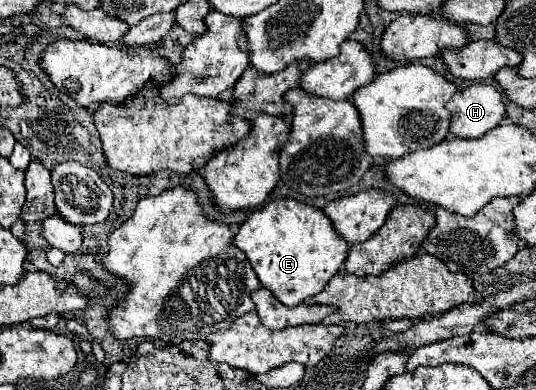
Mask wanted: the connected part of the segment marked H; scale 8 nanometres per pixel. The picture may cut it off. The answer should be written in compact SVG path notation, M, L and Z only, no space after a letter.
M472 84L448 102L452 112L450 134L458 138L480 138L506 118L502 96L490 84Z

